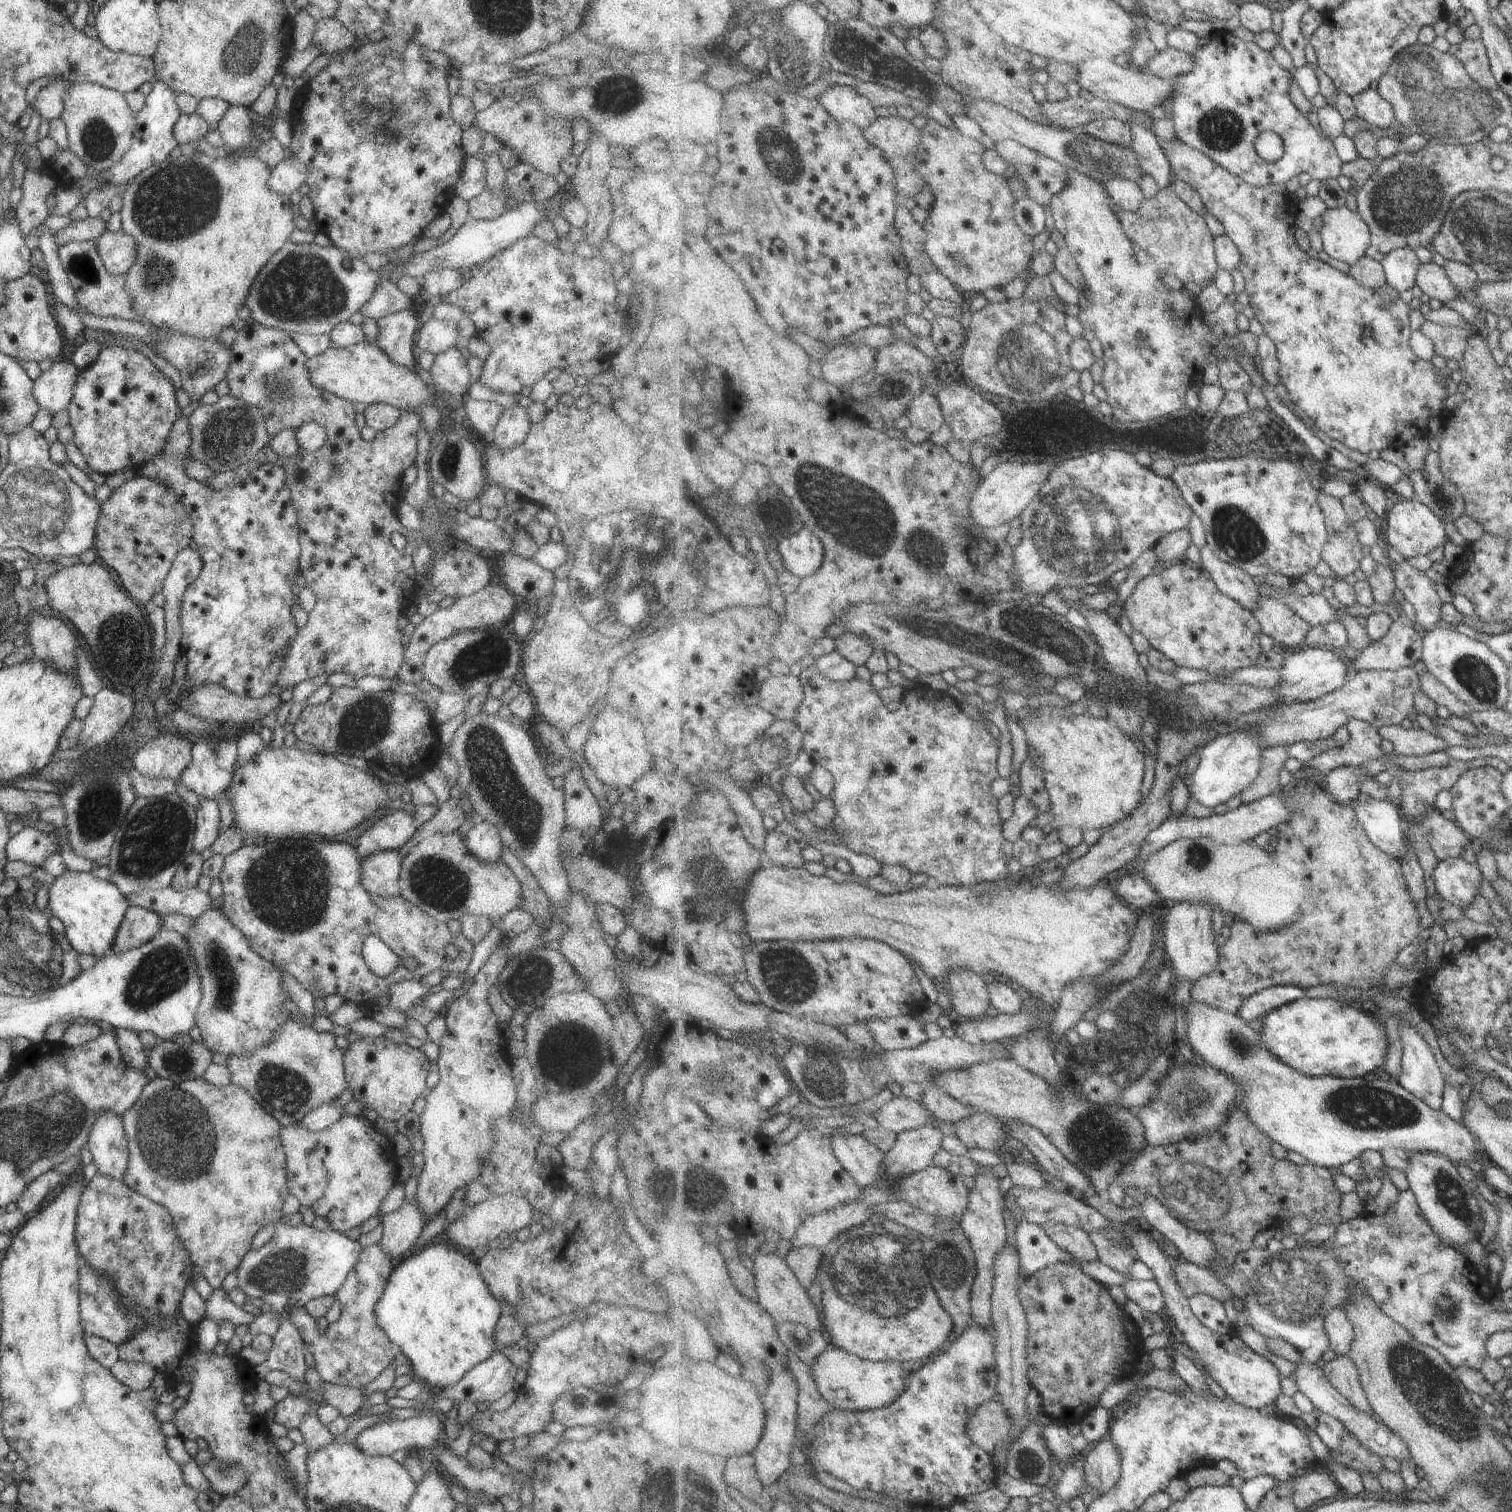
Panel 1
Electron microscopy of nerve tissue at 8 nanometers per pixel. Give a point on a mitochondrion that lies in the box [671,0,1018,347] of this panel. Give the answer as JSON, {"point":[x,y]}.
{"point":[782,159]}

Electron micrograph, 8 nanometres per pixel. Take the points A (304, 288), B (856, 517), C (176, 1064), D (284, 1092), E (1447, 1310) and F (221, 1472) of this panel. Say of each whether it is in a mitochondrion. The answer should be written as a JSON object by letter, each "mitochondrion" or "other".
{"A":"mitochondrion","B":"mitochondrion","C":"mitochondrion","D":"mitochondrion","E":"mitochondrion","F":"mitochondrion"}

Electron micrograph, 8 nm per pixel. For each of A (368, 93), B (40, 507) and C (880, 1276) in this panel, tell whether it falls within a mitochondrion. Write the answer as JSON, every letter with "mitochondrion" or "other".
{"A":"mitochondrion","B":"mitochondrion","C":"mitochondrion"}

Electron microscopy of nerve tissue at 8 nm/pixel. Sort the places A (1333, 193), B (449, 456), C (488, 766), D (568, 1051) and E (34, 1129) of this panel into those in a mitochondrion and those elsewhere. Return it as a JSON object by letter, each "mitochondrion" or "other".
{"A":"other","B":"mitochondrion","C":"mitochondrion","D":"mitochondrion","E":"mitochondrion"}

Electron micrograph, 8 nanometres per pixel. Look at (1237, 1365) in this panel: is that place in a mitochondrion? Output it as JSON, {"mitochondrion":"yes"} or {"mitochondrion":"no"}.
{"mitochondrion":"no"}

